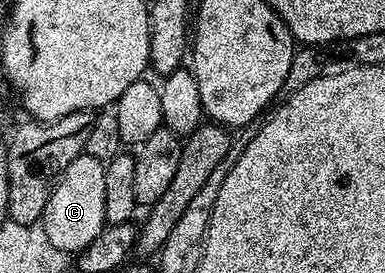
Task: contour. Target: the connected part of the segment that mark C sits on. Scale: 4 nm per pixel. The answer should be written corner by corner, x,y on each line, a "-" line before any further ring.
85,154
72,158
68,166
54,181
54,188
50,191
48,206
44,206
44,214
40,221
40,228
47,235
47,241
52,242
59,250
69,254
77,254
100,234
100,230
107,225
104,214
104,174
106,173
105,163

